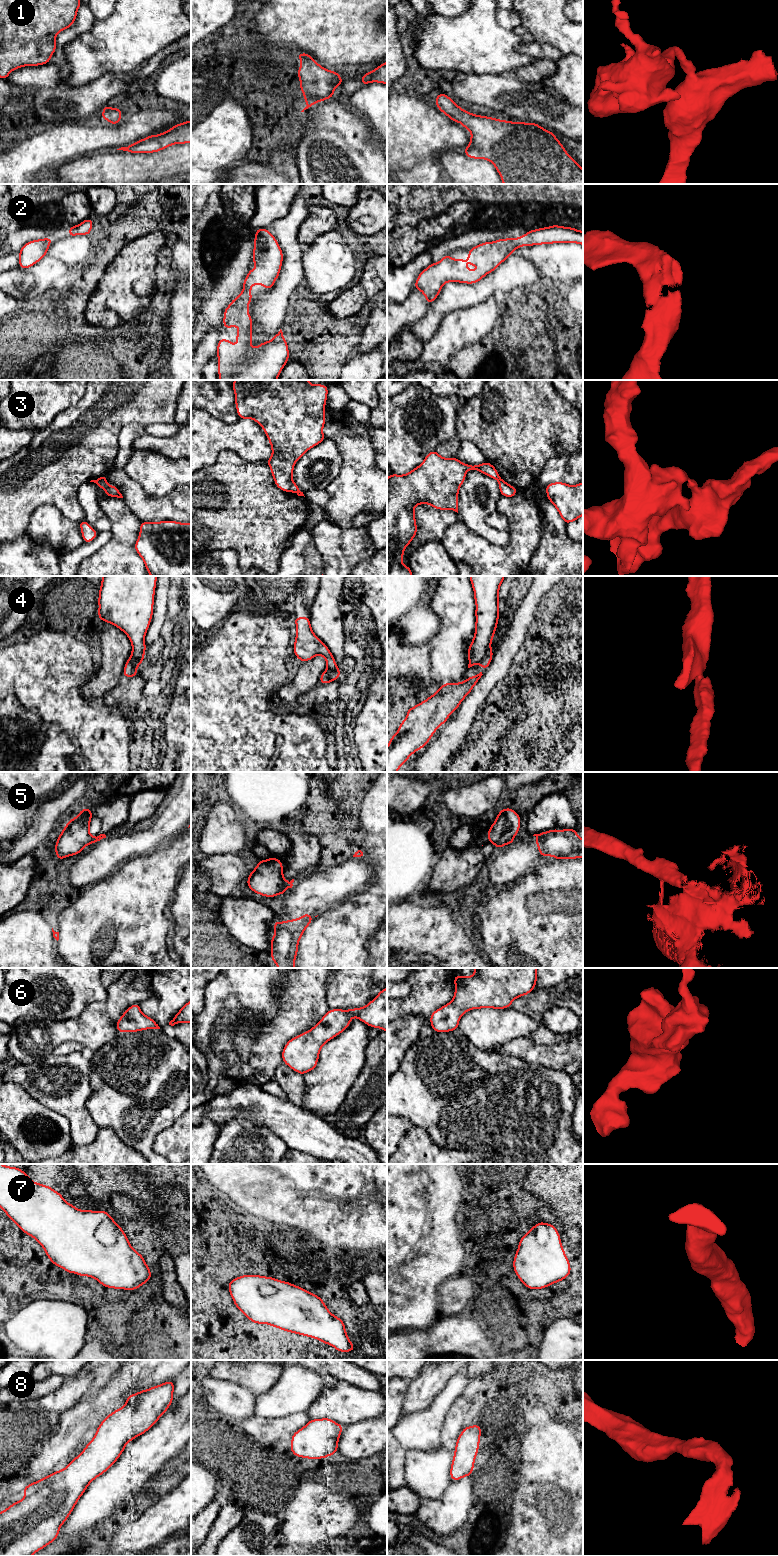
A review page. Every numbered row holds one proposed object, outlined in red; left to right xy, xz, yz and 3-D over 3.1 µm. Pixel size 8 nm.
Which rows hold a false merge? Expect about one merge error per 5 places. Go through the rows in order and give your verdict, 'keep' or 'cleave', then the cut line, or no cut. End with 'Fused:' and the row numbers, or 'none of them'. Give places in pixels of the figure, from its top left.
1: keep; no cut
2: keep; no cut
3: cleave; cut in yz along (499, 477), (498, 480)
4: cleave; cut in yz along (490, 649), (479, 663)
5: cleave; cut in xy along (95, 838), (91, 842)
6: keep; no cut
7: keep; no cut
8: keep; no cut
Fused: 3, 4, 5

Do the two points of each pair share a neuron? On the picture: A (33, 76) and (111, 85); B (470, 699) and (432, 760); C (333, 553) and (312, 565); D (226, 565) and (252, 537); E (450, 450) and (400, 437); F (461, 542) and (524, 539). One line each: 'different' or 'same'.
A: same
B: same
C: different
D: different
E: different
F: same

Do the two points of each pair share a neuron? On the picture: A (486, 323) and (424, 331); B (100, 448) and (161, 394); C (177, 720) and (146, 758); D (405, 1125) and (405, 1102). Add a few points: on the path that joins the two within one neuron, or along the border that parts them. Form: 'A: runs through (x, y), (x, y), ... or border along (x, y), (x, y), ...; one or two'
A: border along (451, 310), (442, 319), (435, 334), (423, 345); two
B: runs through (108, 431), (144, 395); one
C: border along (166, 713), (164, 717), (166, 752), (162, 759); two
D: border along (397, 1115), (406, 1117), (413, 1125); two

